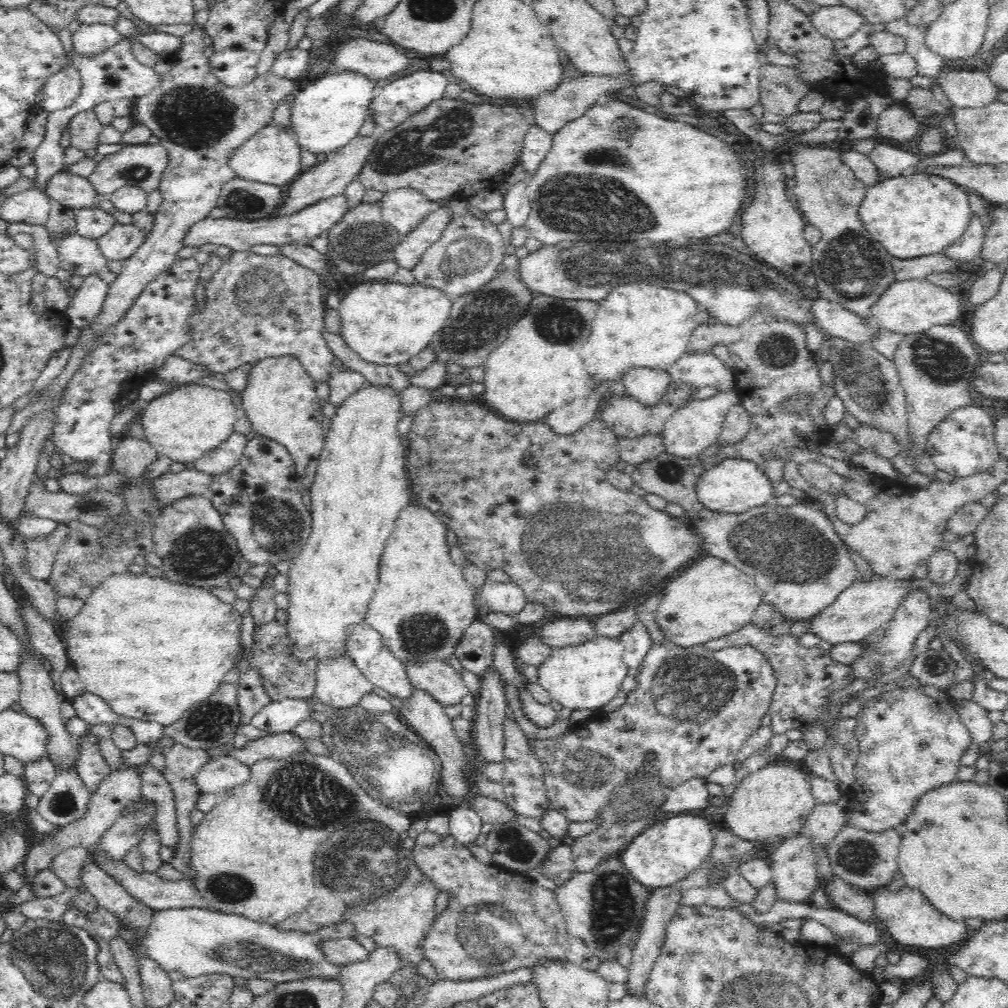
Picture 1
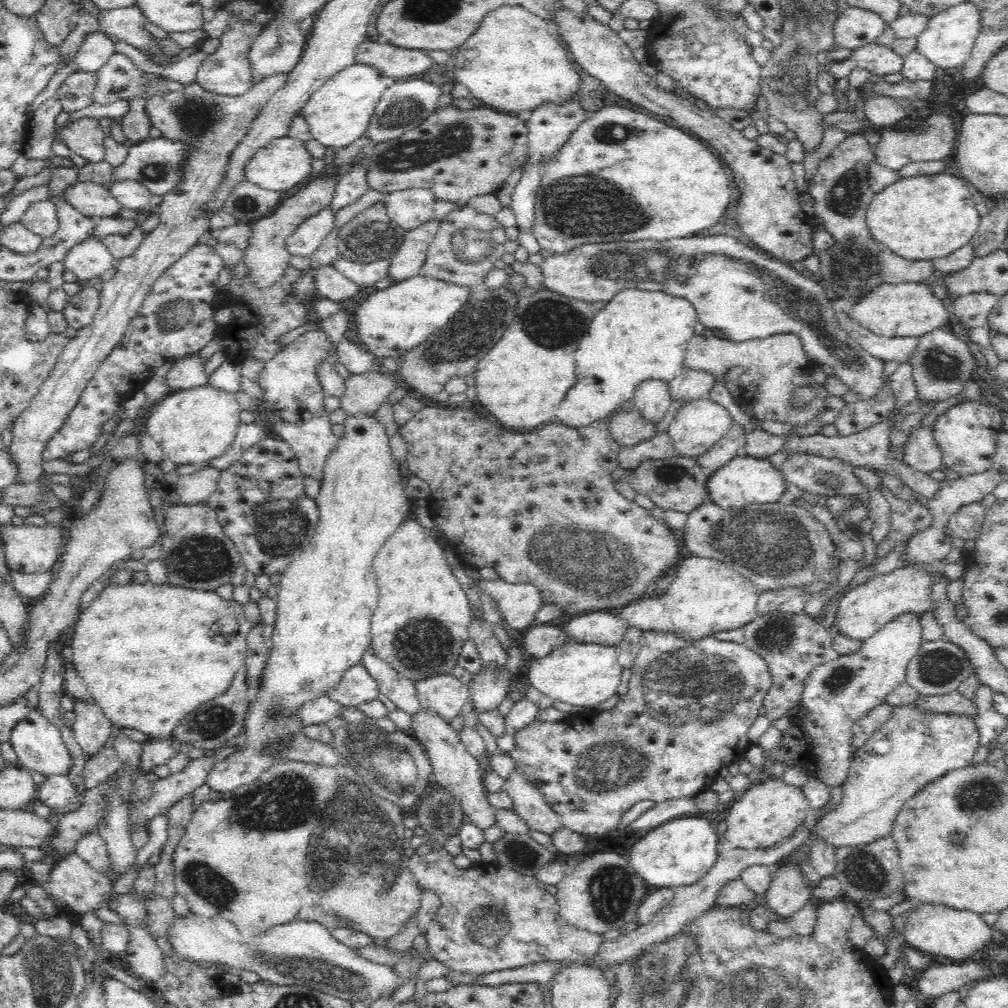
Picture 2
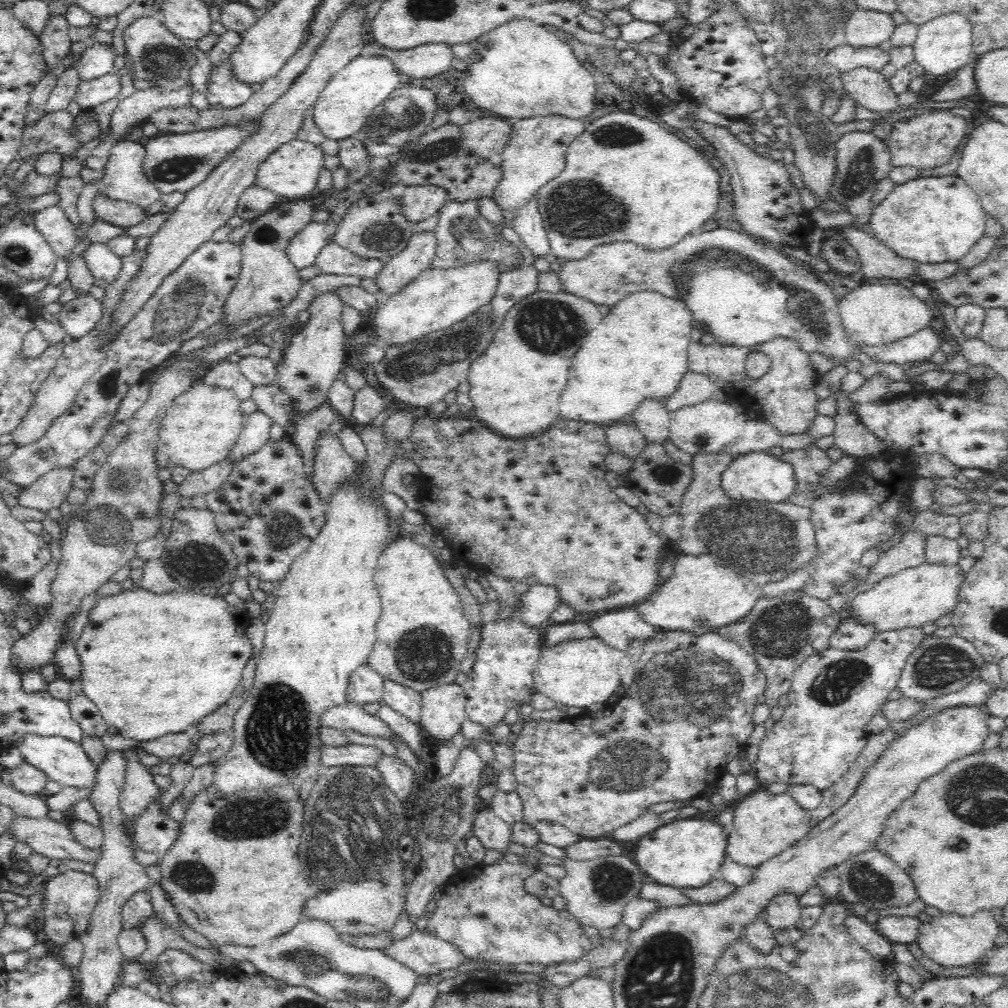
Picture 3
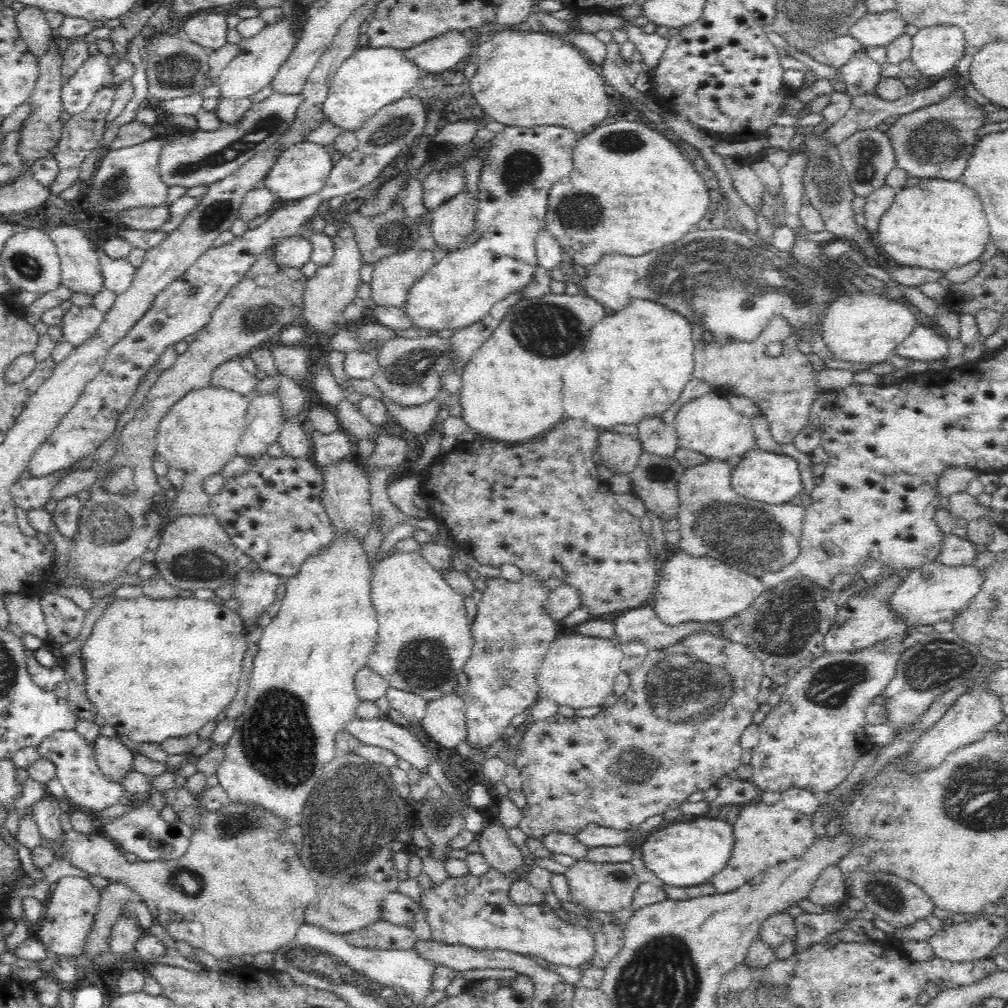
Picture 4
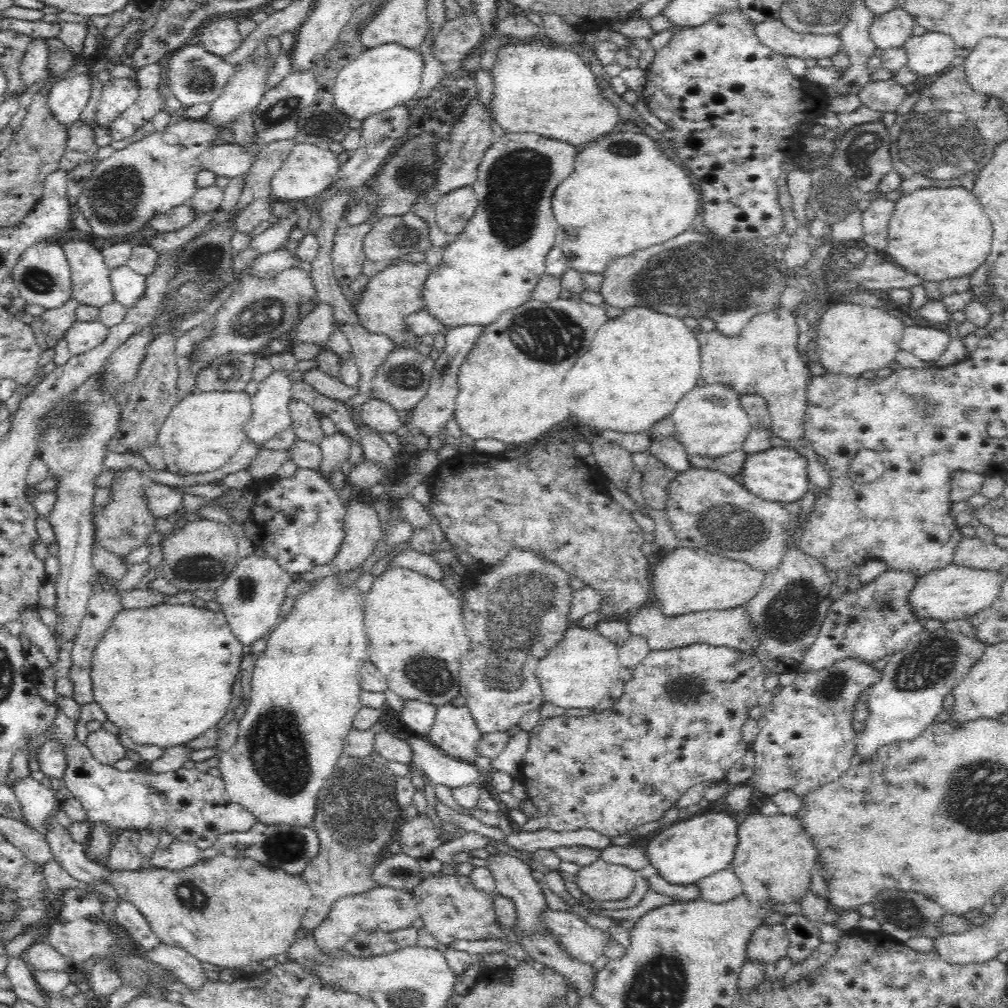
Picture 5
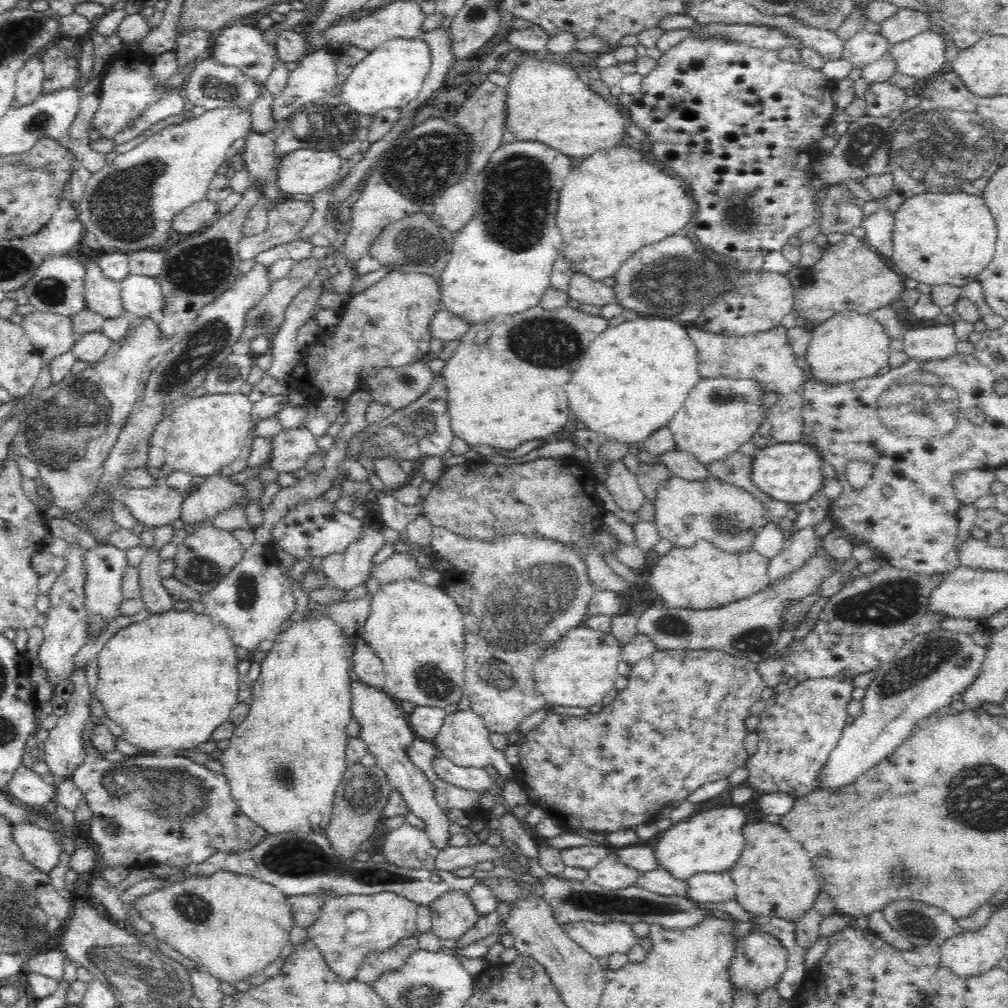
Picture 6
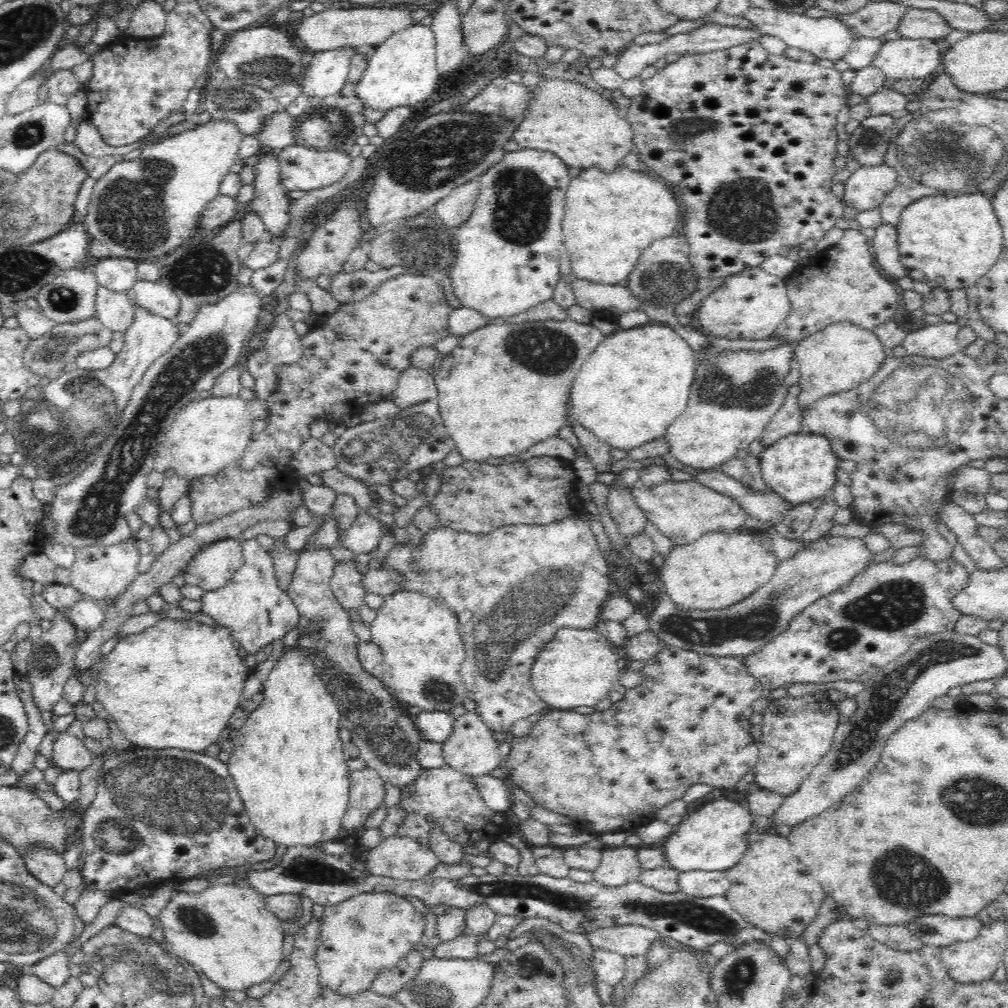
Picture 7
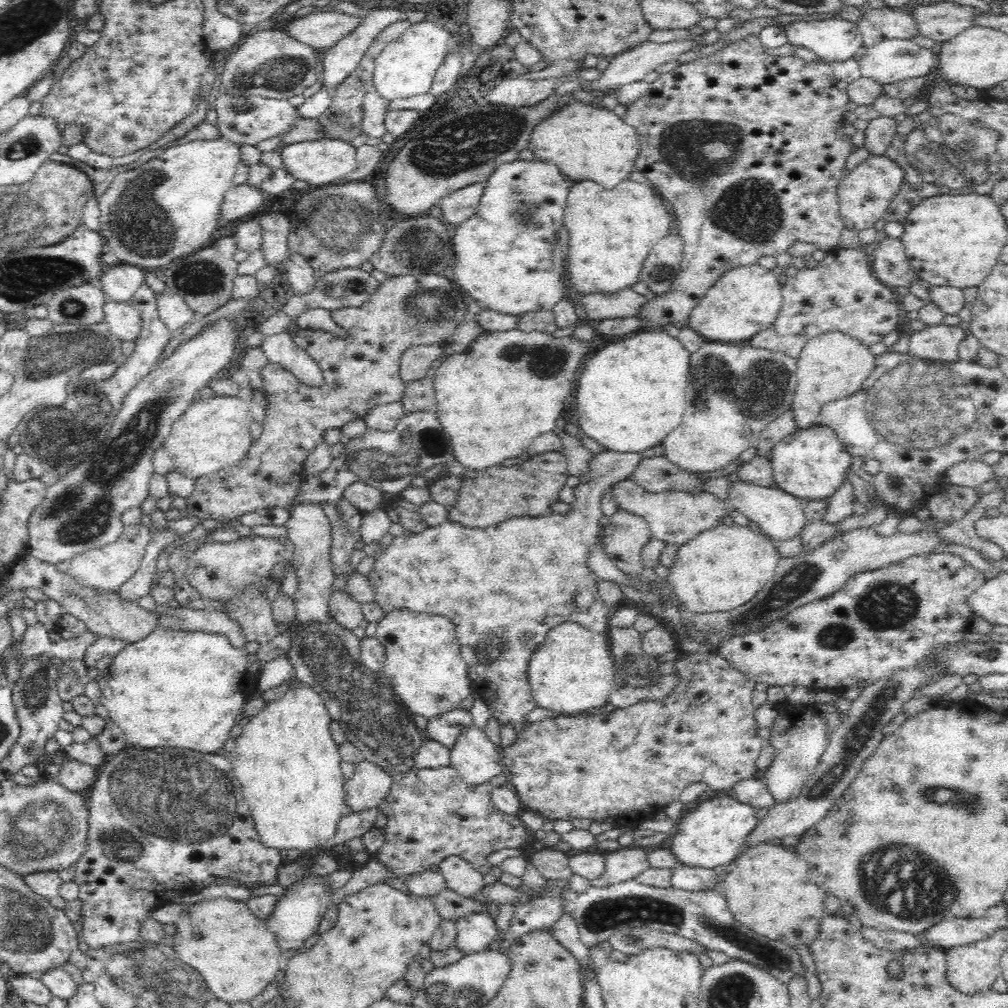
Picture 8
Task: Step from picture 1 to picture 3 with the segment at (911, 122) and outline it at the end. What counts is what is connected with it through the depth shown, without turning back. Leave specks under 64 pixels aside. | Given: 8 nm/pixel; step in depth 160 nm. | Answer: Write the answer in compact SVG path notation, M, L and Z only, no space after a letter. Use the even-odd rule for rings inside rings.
M861 66L843 73L841 80L845 92L866 110L883 113L898 107L898 94L880 71Z

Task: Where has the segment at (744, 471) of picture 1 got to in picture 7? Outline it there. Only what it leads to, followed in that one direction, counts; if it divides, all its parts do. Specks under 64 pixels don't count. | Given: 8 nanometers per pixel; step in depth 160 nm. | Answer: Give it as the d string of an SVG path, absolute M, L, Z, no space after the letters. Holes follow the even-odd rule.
M807 431L789 434L771 444L759 456L762 479L768 488L784 497L792 506L829 496L836 480L838 455L832 451L832 443L821 434Z

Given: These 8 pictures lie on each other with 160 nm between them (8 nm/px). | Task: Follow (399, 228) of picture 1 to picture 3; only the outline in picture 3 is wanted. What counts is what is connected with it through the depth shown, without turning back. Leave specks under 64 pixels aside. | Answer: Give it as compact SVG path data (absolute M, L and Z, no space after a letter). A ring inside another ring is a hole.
M407 186L400 197L403 214L412 224L436 215L450 200L448 192L440 186Z

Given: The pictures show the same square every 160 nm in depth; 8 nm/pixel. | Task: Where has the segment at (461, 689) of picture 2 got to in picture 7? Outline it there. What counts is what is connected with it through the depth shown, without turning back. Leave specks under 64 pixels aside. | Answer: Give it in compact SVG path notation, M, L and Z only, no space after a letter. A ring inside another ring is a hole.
M466 711L456 718L450 738L442 743L445 765L474 778L490 775L493 770L504 767L498 745L499 742L493 737L493 731L484 724L481 716L478 713Z

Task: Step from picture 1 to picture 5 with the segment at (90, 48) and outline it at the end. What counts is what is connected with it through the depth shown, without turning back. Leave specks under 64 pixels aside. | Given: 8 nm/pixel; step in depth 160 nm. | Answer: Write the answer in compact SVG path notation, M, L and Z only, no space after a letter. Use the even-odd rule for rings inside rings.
M80 73L54 83L47 94L48 106L55 119L67 129L80 120L80 114L90 98L90 80L93 73Z

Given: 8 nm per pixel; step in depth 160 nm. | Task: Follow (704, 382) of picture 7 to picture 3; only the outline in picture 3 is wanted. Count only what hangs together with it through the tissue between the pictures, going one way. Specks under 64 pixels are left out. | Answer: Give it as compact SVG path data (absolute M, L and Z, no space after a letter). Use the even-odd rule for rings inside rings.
M705 400L674 411L671 417L670 438L678 448L696 455L700 453L714 454L732 452L737 456L748 452L768 451L778 446L786 451L805 449L815 444L815 440L805 434L780 434L769 423L761 418L752 419L748 411L739 413L728 401Z

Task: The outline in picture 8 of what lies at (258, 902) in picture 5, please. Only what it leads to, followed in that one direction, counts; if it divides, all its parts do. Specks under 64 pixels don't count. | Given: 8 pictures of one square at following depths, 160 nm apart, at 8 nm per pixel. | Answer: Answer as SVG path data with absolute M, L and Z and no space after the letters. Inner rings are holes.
M227 897L205 898L189 906L175 927L173 949L178 961L198 971L212 996L222 1002L249 1003L272 984L276 972L283 968L283 949L274 933L267 930L266 920L250 913L246 902Z

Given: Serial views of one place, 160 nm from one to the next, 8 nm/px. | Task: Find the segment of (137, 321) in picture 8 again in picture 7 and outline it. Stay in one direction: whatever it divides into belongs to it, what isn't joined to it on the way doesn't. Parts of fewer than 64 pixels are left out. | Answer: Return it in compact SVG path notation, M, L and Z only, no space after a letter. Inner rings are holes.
M100 286L97 289L95 317L111 331L125 334L128 326L133 323L135 307L130 294L112 292Z

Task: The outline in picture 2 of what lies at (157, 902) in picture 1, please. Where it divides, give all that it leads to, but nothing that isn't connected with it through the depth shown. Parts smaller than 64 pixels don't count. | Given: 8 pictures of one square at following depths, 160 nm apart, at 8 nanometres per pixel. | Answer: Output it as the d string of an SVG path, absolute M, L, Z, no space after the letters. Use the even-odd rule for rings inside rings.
M97 831L81 836L75 846L75 852L82 860L90 864L92 868L102 871L112 883L119 879L119 874L115 874L110 868L106 841Z

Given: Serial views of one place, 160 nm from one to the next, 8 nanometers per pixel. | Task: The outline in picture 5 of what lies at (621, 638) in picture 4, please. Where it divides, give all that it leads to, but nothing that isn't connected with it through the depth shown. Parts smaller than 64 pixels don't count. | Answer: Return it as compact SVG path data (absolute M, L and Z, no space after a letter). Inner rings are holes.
M660 603L643 606L631 613L629 630L634 636L642 636L649 643L651 651L683 648L691 644L712 644L716 647L732 648L755 655L762 642L756 633L746 605L726 610L689 612L688 614L666 616L660 610Z

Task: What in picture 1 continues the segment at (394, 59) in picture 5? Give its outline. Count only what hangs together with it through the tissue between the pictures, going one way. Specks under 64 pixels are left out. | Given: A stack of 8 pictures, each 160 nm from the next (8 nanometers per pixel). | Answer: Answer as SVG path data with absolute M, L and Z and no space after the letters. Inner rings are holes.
M330 69L322 78L295 92L291 97L293 129L290 132L296 137L301 149L315 155L328 154L355 140L370 116L369 107L373 102L374 88L377 88L375 83L362 73Z

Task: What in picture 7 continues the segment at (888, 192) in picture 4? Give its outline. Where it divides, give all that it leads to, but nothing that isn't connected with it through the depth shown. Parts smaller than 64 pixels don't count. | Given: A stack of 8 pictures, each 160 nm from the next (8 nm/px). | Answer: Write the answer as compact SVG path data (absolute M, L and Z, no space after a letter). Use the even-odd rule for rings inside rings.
M882 223L875 229L876 234L870 244L882 274L893 281L908 276L906 267L900 262L897 228Z

